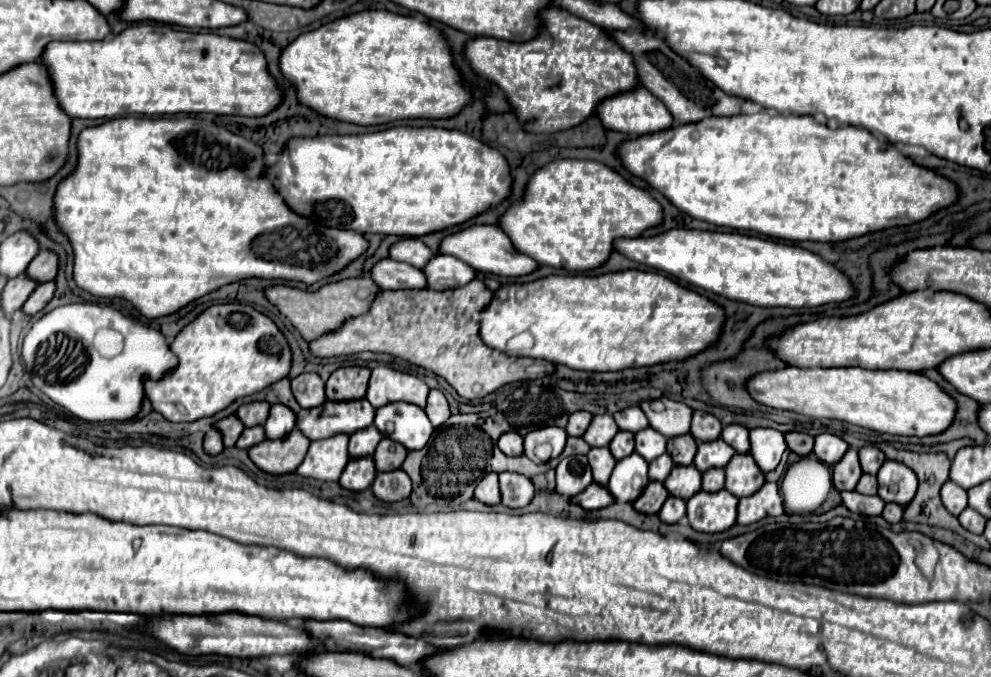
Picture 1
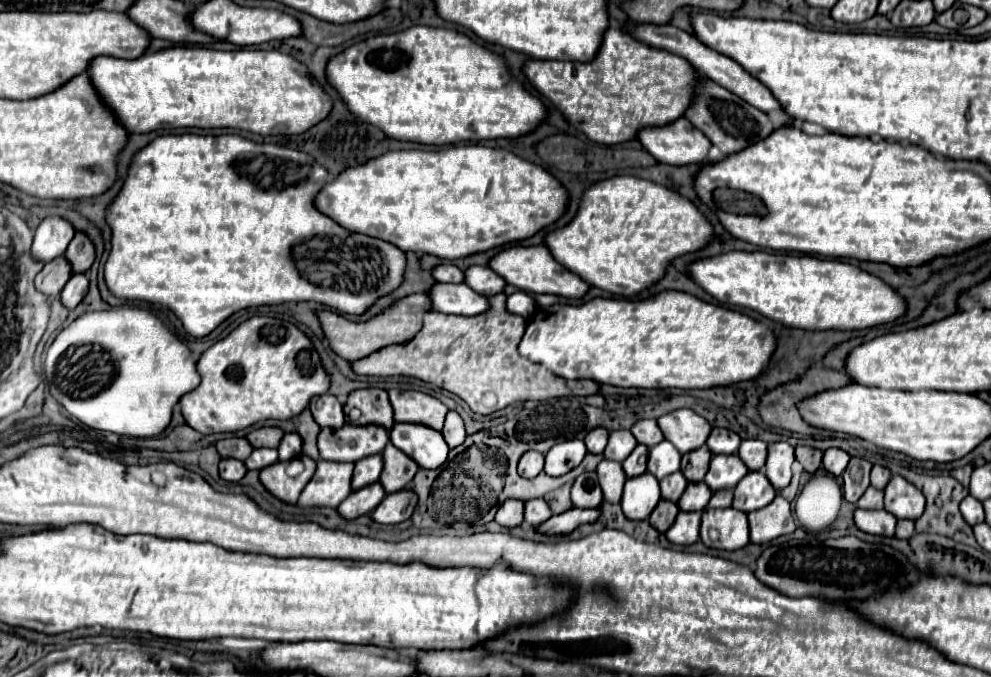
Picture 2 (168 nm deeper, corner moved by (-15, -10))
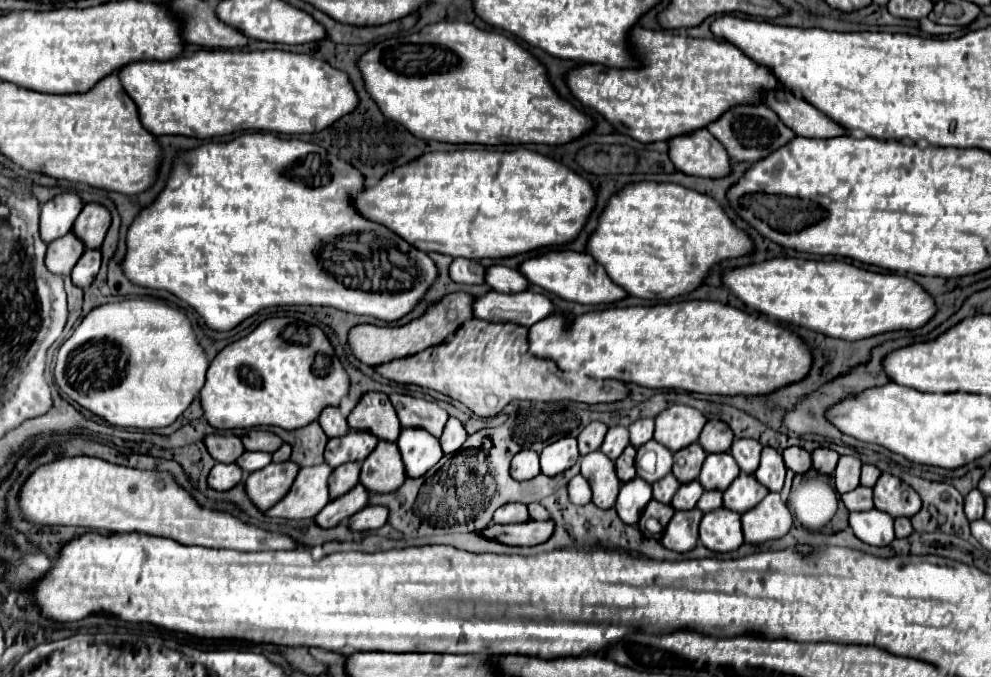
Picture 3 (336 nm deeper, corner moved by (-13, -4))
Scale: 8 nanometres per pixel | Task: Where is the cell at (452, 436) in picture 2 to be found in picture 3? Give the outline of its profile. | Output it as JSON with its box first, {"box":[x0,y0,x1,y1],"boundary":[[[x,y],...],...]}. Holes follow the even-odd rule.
{"box":[439,417,467,453],"boundary":[[[449,417],[445,429],[443,429],[443,435],[439,437],[441,441],[441,447],[445,453],[455,453],[461,449],[463,441],[467,439],[467,431],[465,427],[461,425],[461,421],[457,417]]]}

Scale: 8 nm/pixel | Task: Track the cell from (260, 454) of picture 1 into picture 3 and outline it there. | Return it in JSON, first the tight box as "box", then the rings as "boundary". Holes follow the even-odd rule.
{"box":[247,461,299,511],"boundary":[[[293,461],[269,463],[267,467],[253,471],[249,475],[247,493],[261,511],[269,511],[289,493],[297,473],[299,473],[299,465]]]}

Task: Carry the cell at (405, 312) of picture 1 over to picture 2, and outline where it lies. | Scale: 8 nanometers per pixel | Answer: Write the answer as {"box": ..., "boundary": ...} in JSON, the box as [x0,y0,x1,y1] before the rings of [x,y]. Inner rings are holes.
{"box":[353,295,599,415],"boundary":[[[505,295],[489,297],[491,309],[477,317],[445,315],[439,311],[425,313],[423,331],[405,345],[391,345],[373,355],[359,359],[353,365],[357,375],[375,377],[415,377],[425,383],[433,383],[439,389],[451,391],[461,397],[473,413],[491,415],[515,401],[545,401],[555,397],[587,397],[599,393],[595,381],[569,381],[553,375],[547,367],[535,365],[521,357],[517,345],[523,337],[527,321],[519,315],[511,315],[505,309]]]}

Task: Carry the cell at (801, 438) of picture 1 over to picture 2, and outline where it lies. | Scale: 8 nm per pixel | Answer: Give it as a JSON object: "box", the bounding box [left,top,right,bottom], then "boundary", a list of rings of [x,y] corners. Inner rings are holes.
{"box":[795,447,823,473],"boundary":[[[795,447],[795,459],[803,465],[807,473],[815,473],[821,467],[823,453],[813,447]]]}

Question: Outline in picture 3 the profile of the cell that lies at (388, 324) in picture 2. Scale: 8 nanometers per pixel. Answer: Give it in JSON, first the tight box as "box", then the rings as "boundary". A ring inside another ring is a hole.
{"box":[347,293,473,365],"boundary":[[[449,293],[441,301],[429,305],[429,309],[421,317],[413,319],[407,325],[399,325],[399,327],[379,327],[369,323],[355,325],[347,333],[347,341],[353,355],[365,365],[379,365],[381,361],[391,361],[391,357],[407,357],[419,353],[429,345],[435,345],[437,341],[443,341],[449,333],[453,333],[455,327],[465,323],[465,319],[471,319],[473,317],[471,303],[473,297],[467,293]]]}

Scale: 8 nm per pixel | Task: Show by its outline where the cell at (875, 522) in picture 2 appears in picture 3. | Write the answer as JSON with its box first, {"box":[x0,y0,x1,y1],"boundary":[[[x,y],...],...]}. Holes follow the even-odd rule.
{"box":[849,509,895,545],"boundary":[[[869,509],[869,511],[853,511],[849,515],[849,525],[855,535],[869,545],[889,545],[895,539],[893,533],[893,517],[889,513]]]}

